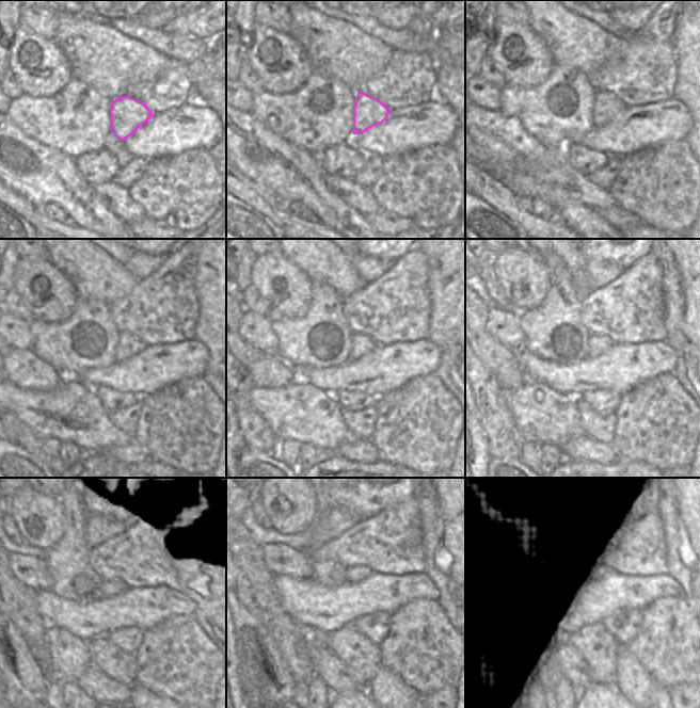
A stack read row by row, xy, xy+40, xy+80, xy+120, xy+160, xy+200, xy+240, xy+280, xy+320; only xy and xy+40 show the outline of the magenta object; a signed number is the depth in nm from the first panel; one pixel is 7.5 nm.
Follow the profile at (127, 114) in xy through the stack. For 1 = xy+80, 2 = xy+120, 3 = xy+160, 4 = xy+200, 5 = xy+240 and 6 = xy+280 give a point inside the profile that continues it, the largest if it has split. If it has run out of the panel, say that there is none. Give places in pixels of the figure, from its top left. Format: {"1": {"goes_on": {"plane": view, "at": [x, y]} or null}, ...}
{"1": {"goes_on": {"plane": "xy+80", "at": [607, 107]}}, "2": {"goes_on": {"plane": "xy+120", "at": [127, 346]}}, "3": {"goes_on": {"plane": "xy+160", "at": [361, 344]}}, "4": {"goes_on": {"plane": "xy+200", "at": [598, 344]}}, "5": {"goes_on": {"plane": "xy+240", "at": [115, 585]}}, "6": {"goes_on": {"plane": "xy+280", "at": [358, 573]}}}

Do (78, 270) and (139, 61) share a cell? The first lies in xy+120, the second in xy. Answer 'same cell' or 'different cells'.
same cell

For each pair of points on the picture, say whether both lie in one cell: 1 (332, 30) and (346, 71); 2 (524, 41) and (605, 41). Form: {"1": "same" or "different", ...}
{"1": "same", "2": "different"}

